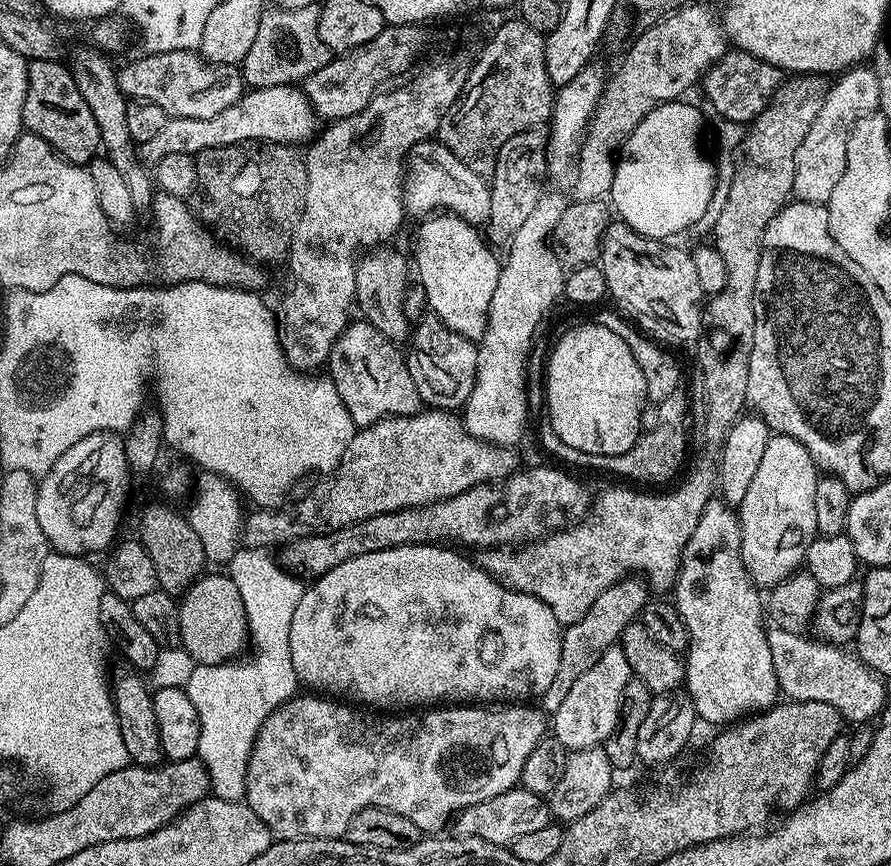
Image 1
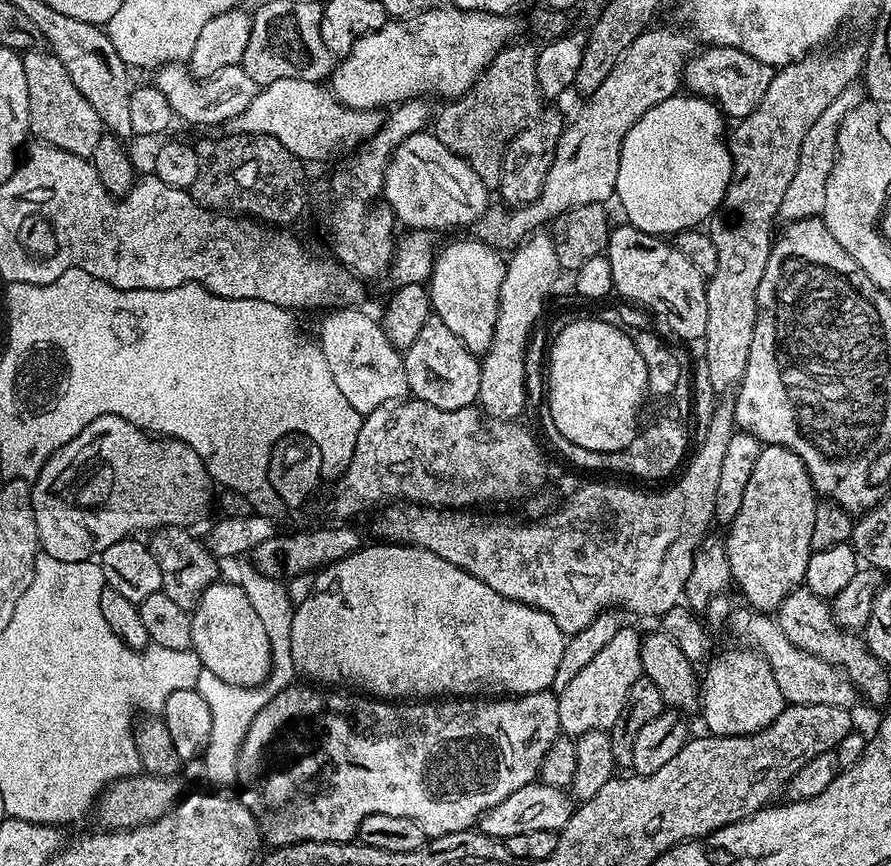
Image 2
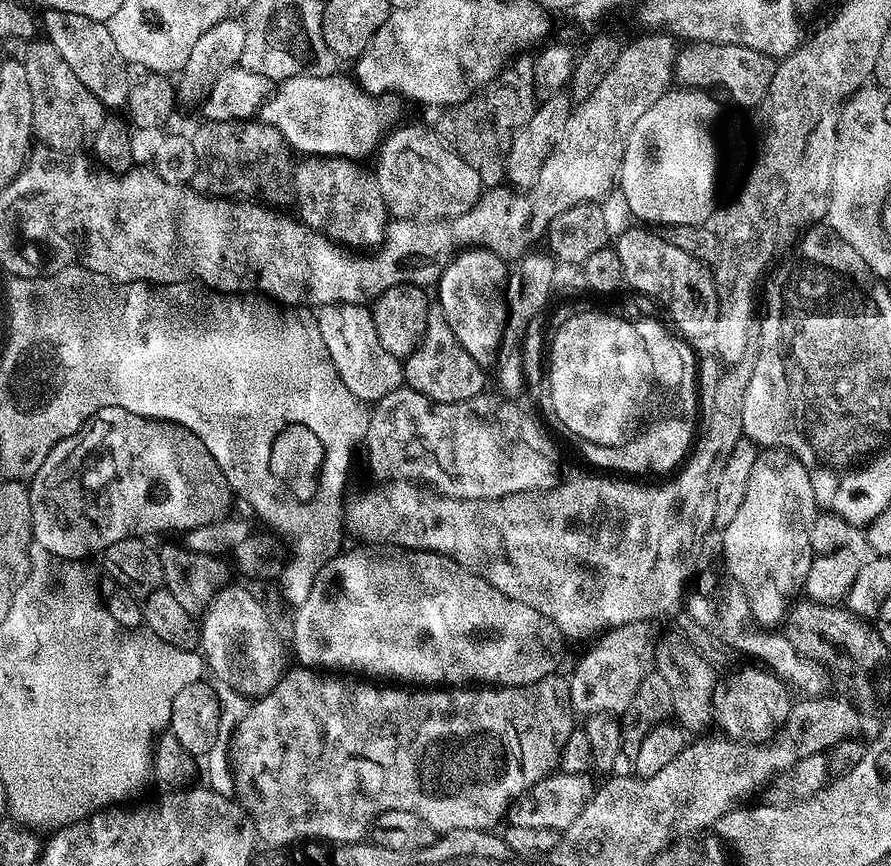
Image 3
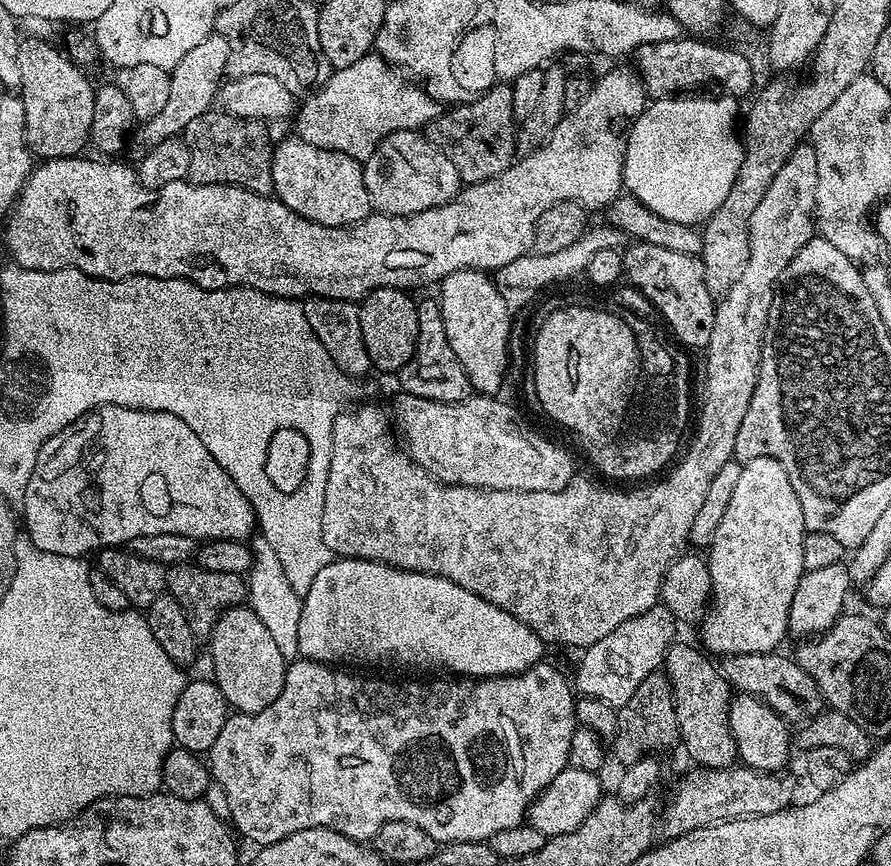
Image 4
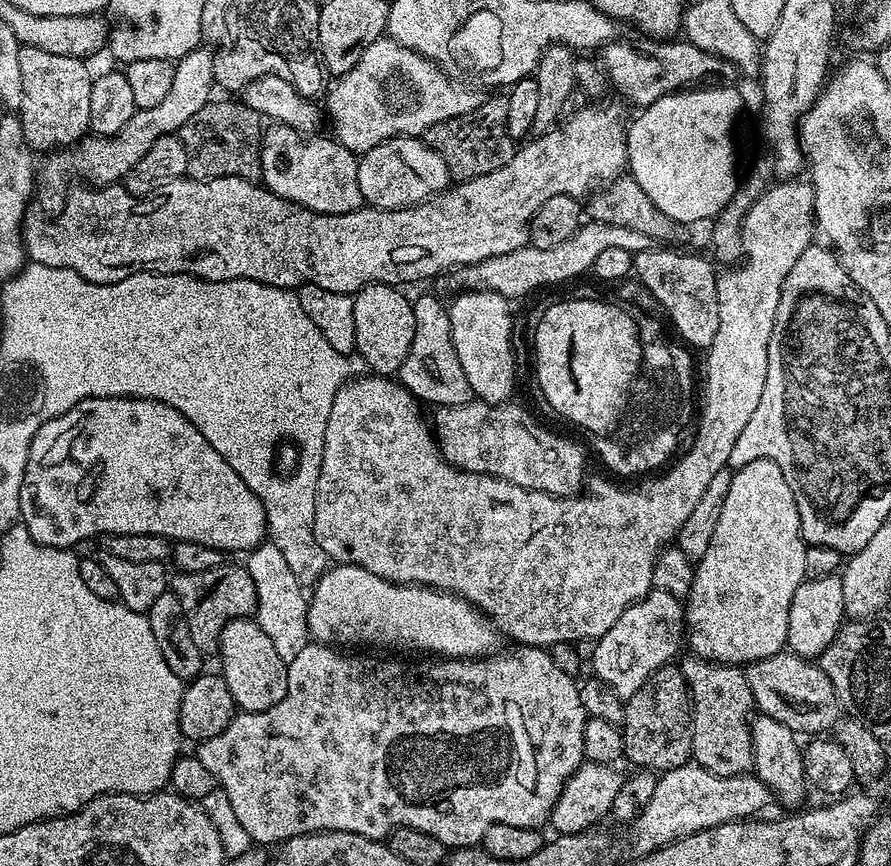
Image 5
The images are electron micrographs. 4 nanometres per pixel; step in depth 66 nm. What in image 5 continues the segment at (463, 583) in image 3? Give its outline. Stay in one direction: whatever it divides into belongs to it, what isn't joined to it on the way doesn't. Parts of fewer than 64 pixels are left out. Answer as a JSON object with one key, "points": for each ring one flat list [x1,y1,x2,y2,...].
{"points":[[336,564,320,575,308,601,308,635,329,646,365,644,365,649,409,648,412,654,431,654,436,658,479,658,497,651,498,629,483,612,453,592,426,588,422,584,396,584,393,580,370,574,353,564]]}

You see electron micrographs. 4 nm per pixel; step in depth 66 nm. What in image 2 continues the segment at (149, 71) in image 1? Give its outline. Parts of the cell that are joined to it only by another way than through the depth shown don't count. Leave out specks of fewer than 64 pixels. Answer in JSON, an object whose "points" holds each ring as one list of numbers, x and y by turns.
{"points":[[183,63,163,64,160,68,155,69,154,87,162,90,166,94,166,102,170,102,173,113,180,116,188,124,220,124,225,125,229,120,233,120,250,102,254,102,258,85,250,74,240,64,226,66,226,70,218,70,205,80,193,76]]}

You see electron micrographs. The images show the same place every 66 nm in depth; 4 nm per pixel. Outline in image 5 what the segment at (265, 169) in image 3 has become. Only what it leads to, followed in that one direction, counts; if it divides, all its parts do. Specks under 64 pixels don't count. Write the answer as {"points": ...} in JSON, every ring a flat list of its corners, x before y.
{"points":[[213,98,209,100,206,106,202,106,202,110,198,110,198,114,194,114,194,118,190,118,190,122,186,122,180,127,179,138,182,142,182,146,186,146,186,158,188,159,187,175,194,180,209,180,210,178,226,178,227,176,237,176,243,180,255,180,261,179,260,175,260,141,262,139,262,117,258,115,254,110,250,110,243,102,236,98,228,98,232,100,219,100,219,98]]}

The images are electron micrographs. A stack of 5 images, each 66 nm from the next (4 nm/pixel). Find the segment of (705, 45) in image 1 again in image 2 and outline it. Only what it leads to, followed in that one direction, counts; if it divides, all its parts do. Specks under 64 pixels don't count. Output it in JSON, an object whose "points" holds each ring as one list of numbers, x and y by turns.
{"points":[[676,26,656,27,649,27,647,32,630,42,622,58,614,62,614,70,610,70,606,82,583,101,584,109,573,120,571,117,556,144,554,162,535,202,511,210,504,206,489,207,475,221,475,239,497,250,512,250,566,210,583,204,604,204,613,199,626,134,630,134,634,122,638,122,646,110,681,91,684,66,694,52,694,40,687,31]]}

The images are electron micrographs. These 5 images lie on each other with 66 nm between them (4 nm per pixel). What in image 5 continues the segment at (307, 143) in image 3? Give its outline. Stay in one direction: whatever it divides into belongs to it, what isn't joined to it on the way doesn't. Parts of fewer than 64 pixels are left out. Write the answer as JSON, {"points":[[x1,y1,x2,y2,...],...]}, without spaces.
{"points":[[391,38,375,40,366,46,366,54,358,58,358,66,339,77,332,93,331,88,327,93,326,112,332,115,334,138,346,150,363,154,395,136,423,137,438,122,470,114,479,106,481,93,452,84,451,78,445,69,415,48,402,46]]}

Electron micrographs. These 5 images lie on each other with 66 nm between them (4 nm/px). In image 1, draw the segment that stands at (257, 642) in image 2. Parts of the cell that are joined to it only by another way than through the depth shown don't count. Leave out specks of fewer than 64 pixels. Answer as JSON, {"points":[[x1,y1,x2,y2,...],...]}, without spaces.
{"points":[[201,575,188,587,179,601,179,643,192,655,197,664,225,664,235,661,249,639,246,609,239,589,230,576]]}

